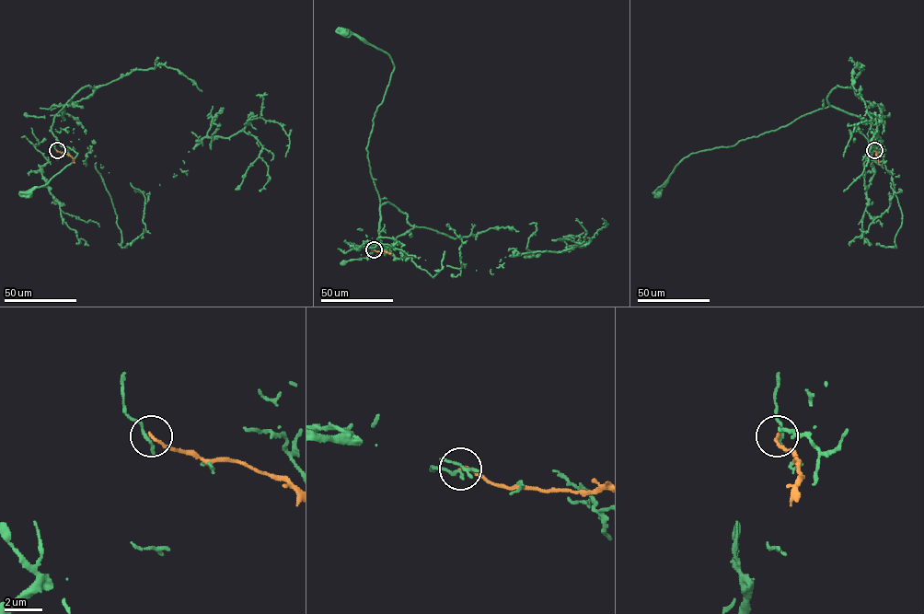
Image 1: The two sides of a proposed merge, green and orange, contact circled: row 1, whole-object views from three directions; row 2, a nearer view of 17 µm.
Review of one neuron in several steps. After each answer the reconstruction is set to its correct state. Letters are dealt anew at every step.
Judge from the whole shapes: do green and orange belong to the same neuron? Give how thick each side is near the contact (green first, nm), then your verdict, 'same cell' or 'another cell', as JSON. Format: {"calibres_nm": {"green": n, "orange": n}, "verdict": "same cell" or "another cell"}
{"calibres_nm": {"green": 240, "orange": 160}, "verdict": "another cell"}

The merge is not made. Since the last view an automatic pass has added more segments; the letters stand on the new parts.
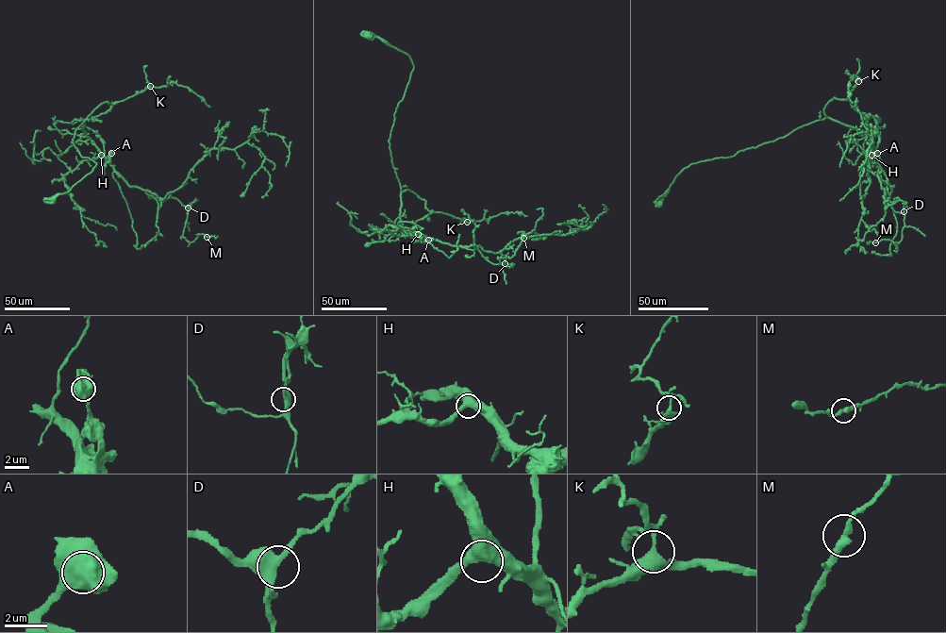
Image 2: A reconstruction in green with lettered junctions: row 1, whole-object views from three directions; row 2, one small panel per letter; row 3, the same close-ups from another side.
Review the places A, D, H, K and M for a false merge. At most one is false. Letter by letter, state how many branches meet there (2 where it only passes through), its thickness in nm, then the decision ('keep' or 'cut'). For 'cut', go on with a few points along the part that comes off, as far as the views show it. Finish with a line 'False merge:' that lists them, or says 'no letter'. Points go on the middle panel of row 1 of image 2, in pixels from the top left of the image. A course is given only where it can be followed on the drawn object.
A: branches 2; calibre 850 nm; keep
D: branches 3; calibre 400 nm; keep
H: branches 3; calibre 500 nm; keep
K: branches 3; calibre 360 nm; keep
M: branches 2; calibre 340 nm; keep
False merge: no letter

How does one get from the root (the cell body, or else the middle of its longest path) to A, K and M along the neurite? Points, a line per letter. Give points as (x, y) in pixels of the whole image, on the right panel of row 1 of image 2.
A: (658, 204), (655, 200), (691, 164), (733, 156), (826, 117), (862, 130), (876, 158), (877, 153)
K: (658, 204), (655, 200), (691, 164), (733, 156), (823, 120), (826, 105), (834, 98), (846, 99), (858, 81)
M: (658, 204), (691, 164), (829, 117), (870, 138), (884, 199), (904, 202), (897, 248), (875, 242)

